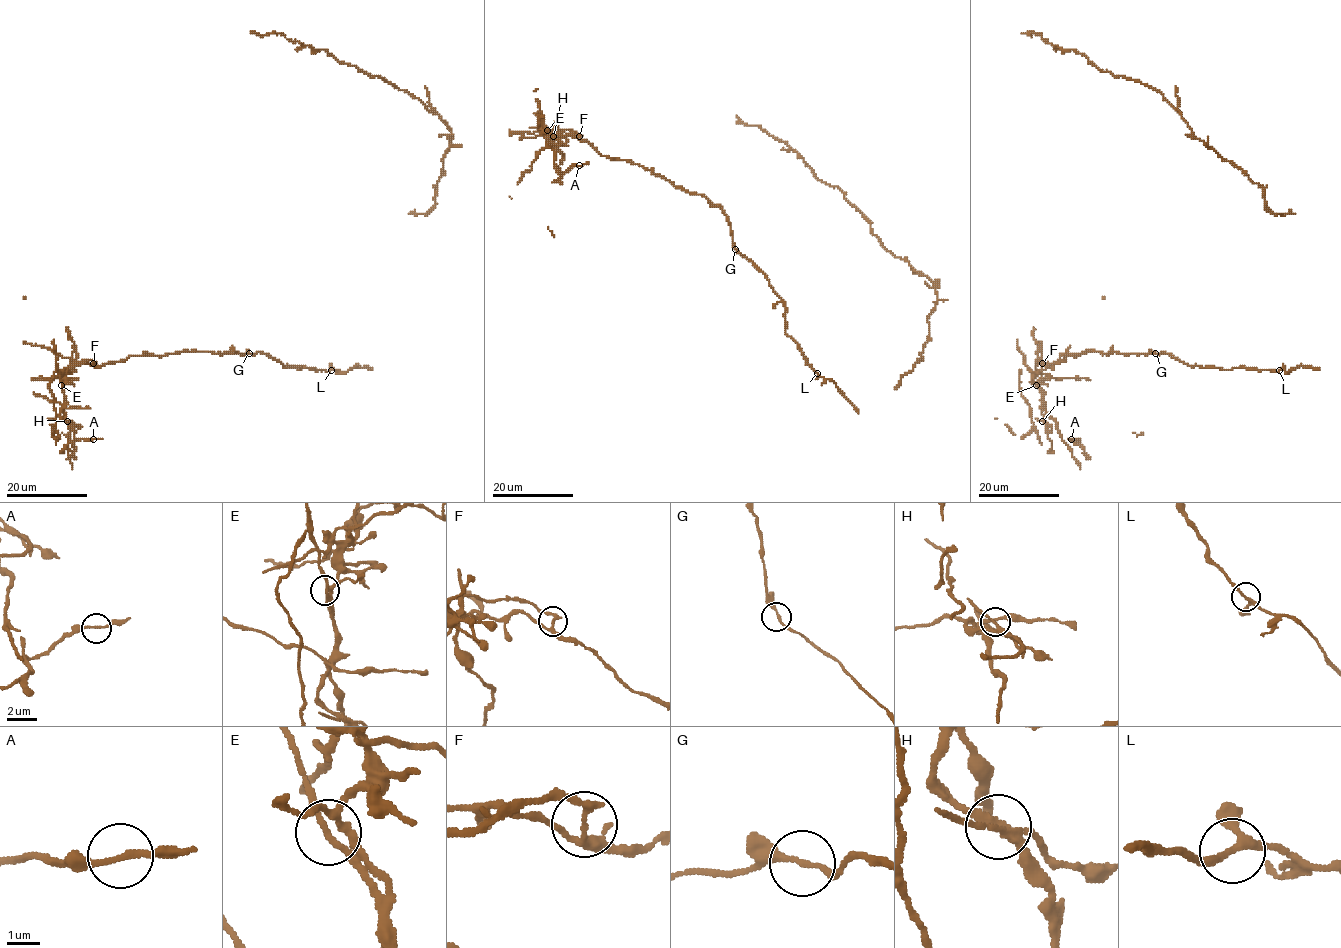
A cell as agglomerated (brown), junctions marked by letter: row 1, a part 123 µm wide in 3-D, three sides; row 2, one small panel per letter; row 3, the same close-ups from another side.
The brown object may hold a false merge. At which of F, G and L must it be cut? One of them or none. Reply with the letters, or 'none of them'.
F

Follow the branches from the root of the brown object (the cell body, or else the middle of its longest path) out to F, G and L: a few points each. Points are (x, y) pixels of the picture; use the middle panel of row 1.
F: (841, 391), (815, 371), (787, 335), (784, 301), (736, 251), (721, 207), (635, 163), (601, 155), (580, 136)
G: (841, 391), (807, 362), (799, 345), (786, 333), (784, 301), (767, 278), (735, 249)
L: (841, 391), (831, 380), (817, 373)

